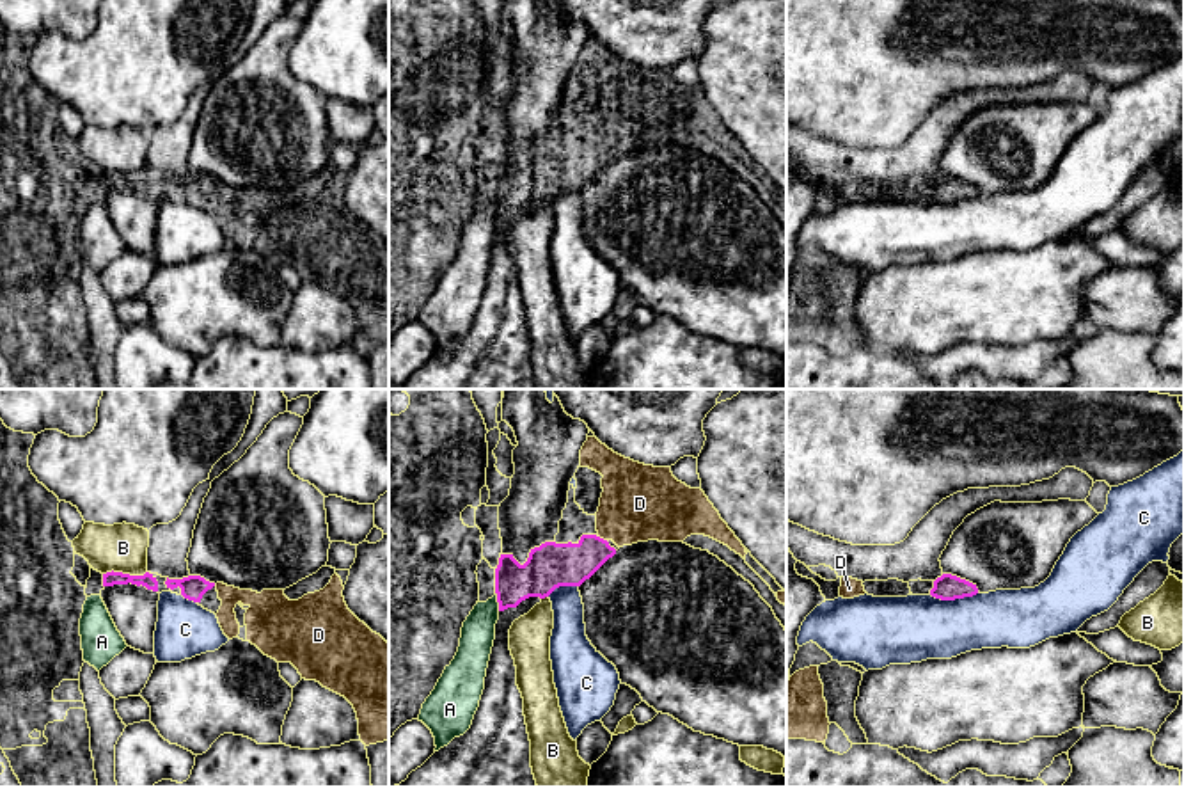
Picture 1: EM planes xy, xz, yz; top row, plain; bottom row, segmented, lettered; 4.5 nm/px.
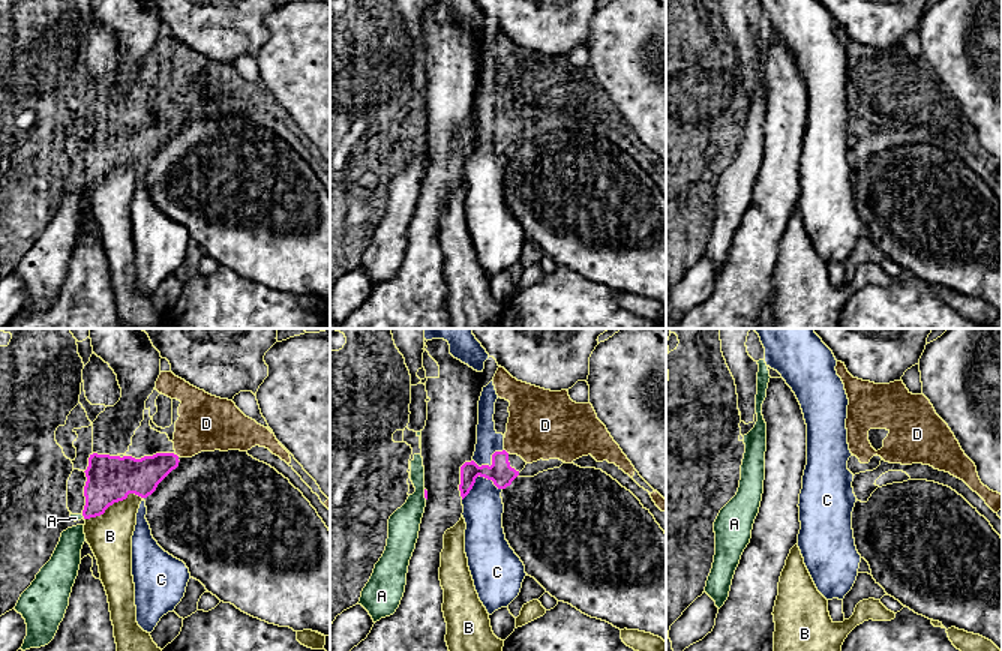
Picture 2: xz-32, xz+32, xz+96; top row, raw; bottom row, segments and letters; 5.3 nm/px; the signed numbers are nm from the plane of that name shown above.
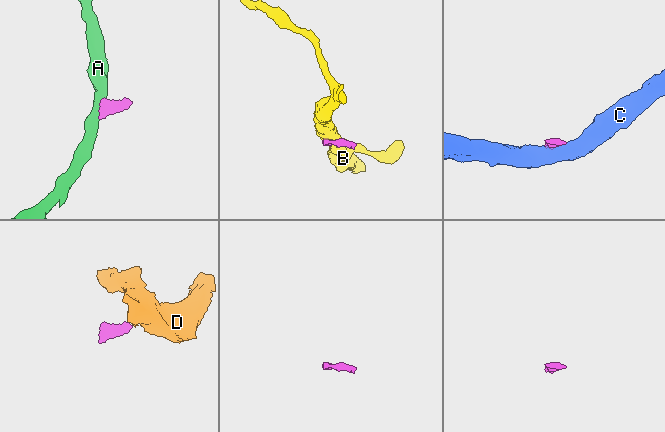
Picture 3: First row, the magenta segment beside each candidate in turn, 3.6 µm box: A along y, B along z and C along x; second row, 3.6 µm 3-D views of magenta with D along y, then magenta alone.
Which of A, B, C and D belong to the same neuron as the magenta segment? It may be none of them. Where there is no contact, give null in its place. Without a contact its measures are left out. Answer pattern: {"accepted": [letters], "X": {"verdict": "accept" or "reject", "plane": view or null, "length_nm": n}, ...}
{"accepted": ["D"], "A": {"verdict": "reject", "plane": "xz", "length_nm": 90}, "B": {"verdict": "reject", "plane": "xy", "length_nm": 200}, "C": {"verdict": "reject", "plane": "yz", "length_nm": 220}, "D": {"verdict": "accept", "plane": "xz", "length_nm": 50}}

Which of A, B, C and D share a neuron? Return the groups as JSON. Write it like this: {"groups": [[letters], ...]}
{"groups": [["A"], ["B"], ["C"], ["D"]]}

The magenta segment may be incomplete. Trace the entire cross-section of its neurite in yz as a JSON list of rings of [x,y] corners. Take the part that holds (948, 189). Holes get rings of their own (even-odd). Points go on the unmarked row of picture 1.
[[[943,176],[934,183],[930,197],[941,203],[955,203],[973,199],[978,195],[976,187],[951,176]]]

